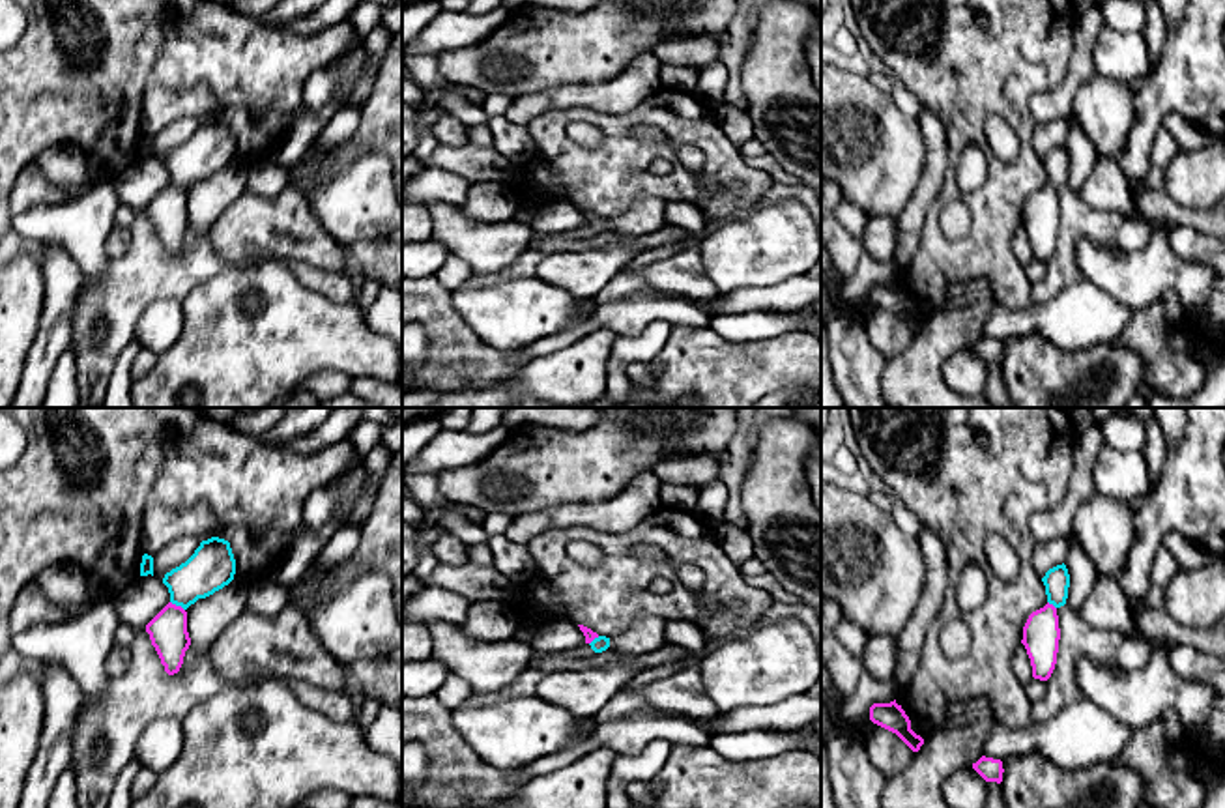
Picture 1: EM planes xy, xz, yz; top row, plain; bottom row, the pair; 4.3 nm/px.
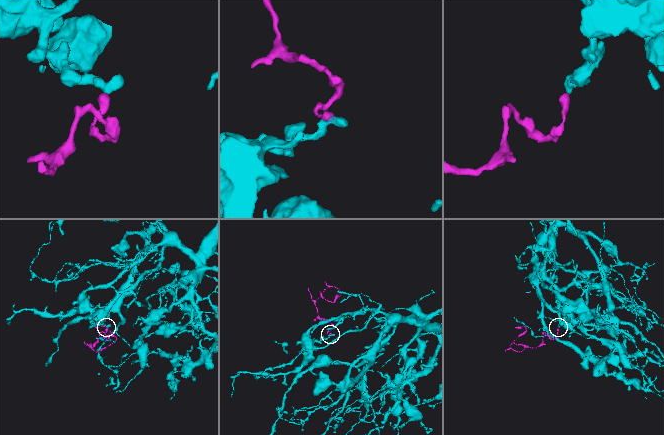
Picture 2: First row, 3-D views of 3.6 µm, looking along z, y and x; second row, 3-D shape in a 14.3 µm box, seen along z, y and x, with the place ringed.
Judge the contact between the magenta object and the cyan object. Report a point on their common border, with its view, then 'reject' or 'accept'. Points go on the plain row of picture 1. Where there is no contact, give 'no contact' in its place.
xy (178, 187) | reject

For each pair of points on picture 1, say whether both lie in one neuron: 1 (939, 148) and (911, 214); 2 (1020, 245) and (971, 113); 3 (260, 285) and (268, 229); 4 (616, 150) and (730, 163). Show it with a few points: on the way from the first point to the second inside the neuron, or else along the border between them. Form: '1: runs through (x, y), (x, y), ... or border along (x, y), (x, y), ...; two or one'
1: runs through (936, 165), (922, 197); one
2: border along (1020, 223), (1012, 238), (1012, 253), (1025, 266); two
3: border along (260, 260), (230, 266); two
4: runs through (634, 118), (672, 116), (687, 120), (698, 131); one

